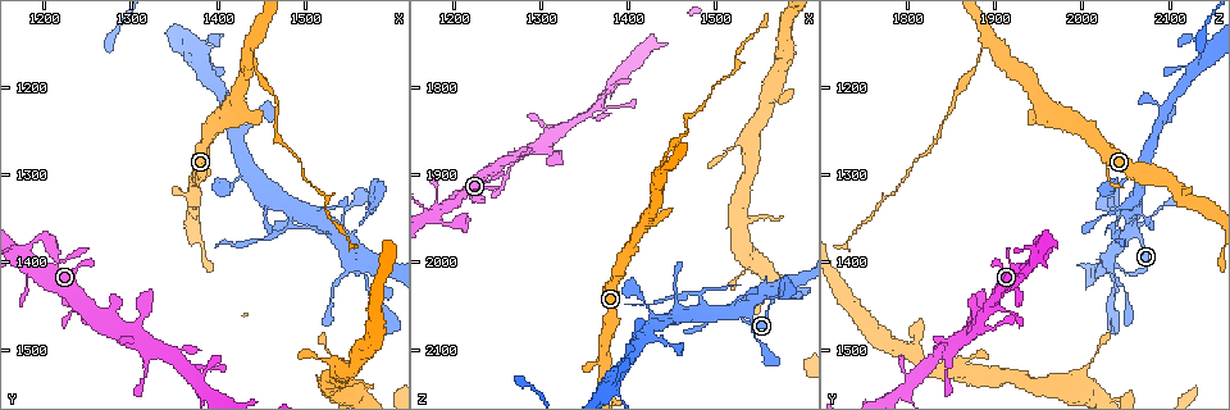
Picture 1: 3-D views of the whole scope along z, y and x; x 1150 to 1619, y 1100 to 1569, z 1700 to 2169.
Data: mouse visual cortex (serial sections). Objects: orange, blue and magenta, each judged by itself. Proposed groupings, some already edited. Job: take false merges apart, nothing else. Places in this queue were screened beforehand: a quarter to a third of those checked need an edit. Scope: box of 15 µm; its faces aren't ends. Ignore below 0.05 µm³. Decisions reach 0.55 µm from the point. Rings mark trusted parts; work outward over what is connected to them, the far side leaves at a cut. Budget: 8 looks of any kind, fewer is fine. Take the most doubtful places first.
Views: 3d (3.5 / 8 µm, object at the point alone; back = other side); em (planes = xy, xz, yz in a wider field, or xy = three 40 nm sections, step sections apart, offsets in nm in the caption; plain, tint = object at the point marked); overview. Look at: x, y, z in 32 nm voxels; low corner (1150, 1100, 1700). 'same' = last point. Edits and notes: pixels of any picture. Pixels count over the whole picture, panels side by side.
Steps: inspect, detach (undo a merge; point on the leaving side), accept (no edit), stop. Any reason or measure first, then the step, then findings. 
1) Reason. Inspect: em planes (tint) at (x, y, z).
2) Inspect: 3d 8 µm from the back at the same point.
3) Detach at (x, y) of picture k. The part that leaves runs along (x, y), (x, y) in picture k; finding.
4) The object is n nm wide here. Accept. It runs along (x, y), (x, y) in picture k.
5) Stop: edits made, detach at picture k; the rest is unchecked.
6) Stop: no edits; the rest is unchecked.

Thin neck. Inspect: 3d 3.5 µm at (1485, 1350, 2035).

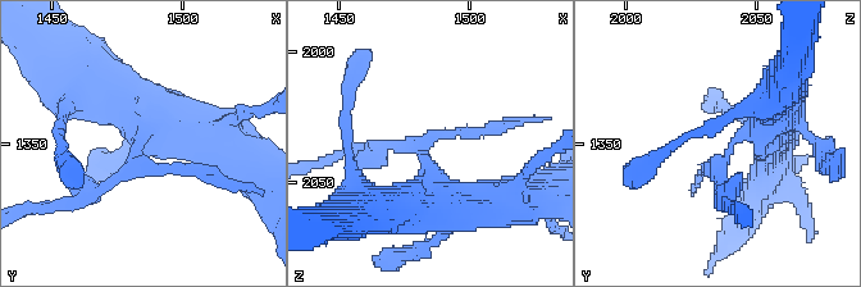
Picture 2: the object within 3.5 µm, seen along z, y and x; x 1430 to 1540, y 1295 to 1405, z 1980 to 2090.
Need the tissue. Inspect: em xy step 2 (tint) at (1483, 1355, 2040).

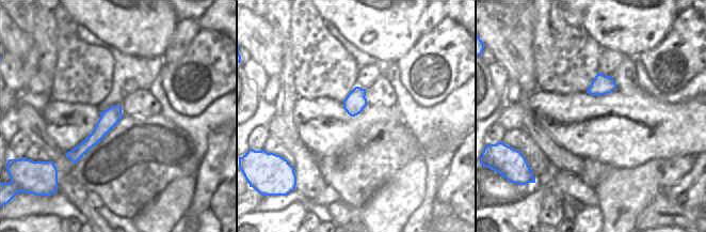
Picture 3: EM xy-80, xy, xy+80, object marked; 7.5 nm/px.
Detach at (124, 177) of picture 2. The part that leaves runs along (140, 142), (108, 186), (45, 205) in picture 2; two cells meet here.

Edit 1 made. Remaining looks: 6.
Inspect: overview.

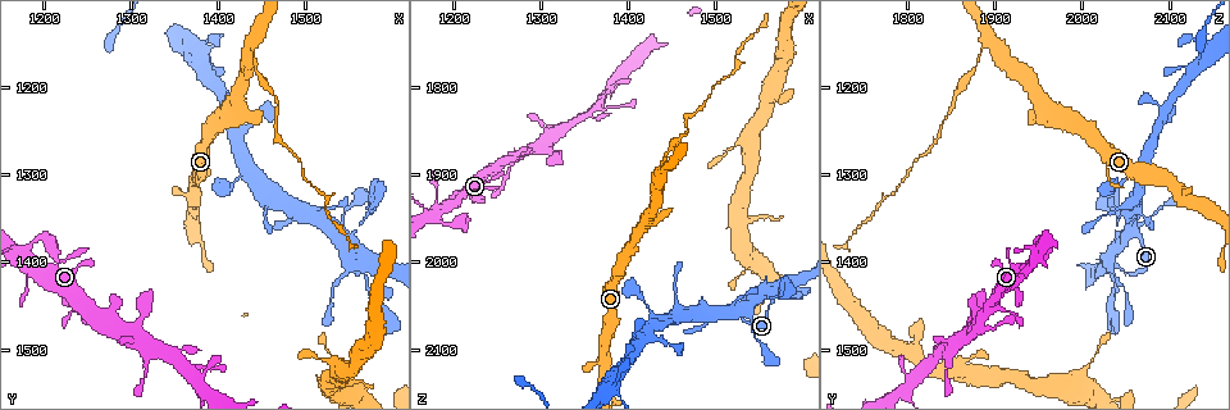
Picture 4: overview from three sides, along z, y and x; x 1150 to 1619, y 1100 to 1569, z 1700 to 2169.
Sharp bend. Inspect: 3d 8 µm at (1565, 1400, 2030).

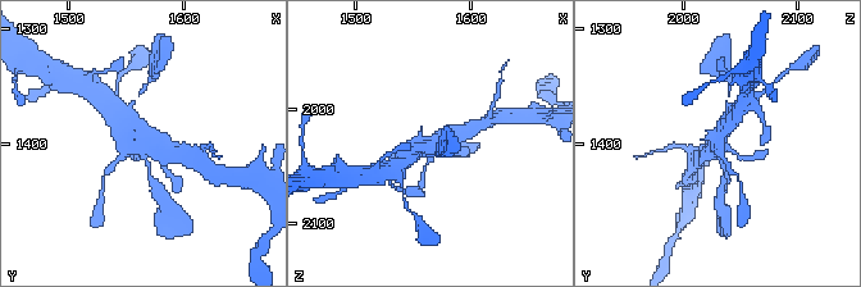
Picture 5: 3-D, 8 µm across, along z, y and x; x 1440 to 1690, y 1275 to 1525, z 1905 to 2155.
Inspect: em xy step 5 (tint) at (1566, 1406, 2034).

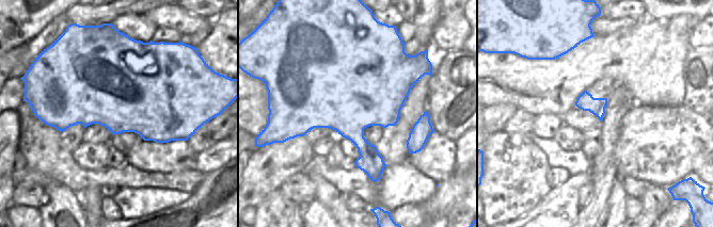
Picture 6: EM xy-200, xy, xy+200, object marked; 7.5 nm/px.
Accept. It runs along (121, 119), (142, 147), (173, 156) in picture 5; continuous, no second cell.

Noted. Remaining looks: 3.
Three-way junction. Inspect: 3d 3.5 µm at (1410, 1230, 1970).

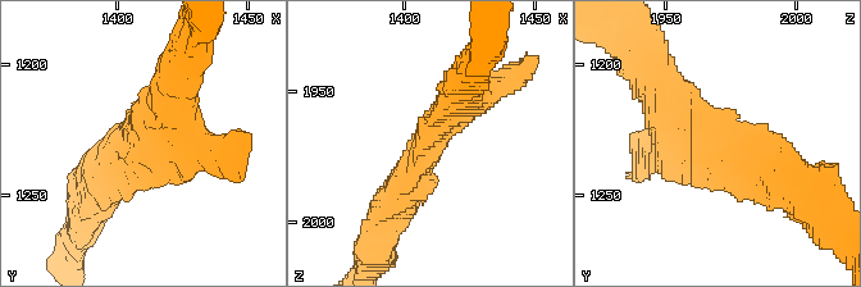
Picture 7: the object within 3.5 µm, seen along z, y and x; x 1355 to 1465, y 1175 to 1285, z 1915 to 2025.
Shape alone is not enough. Inspect: em xy step 2 (tint) at (1411, 1230, 1966).

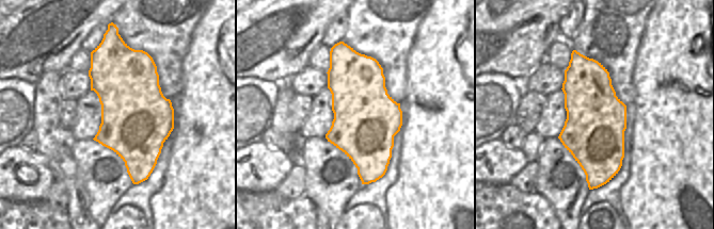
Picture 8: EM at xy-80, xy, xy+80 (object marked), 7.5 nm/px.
Accept. It runs along (774, 174), (713, 146), (660, 83) in picture 7; one cell here.

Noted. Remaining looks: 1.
Stop: edits made, detach at picture 2; the rest is unchecked.

